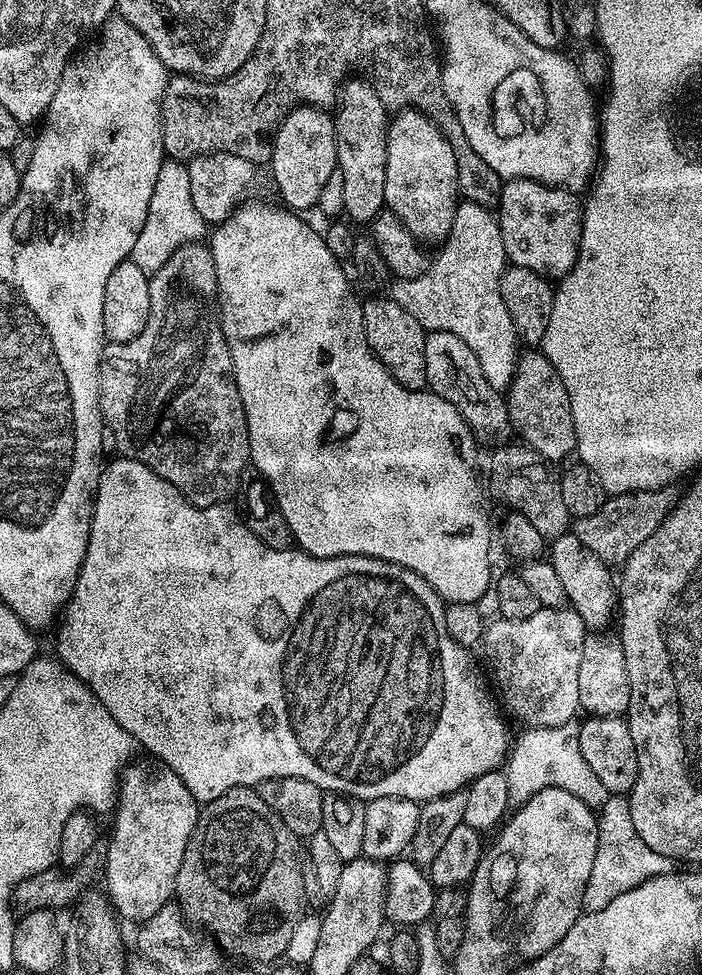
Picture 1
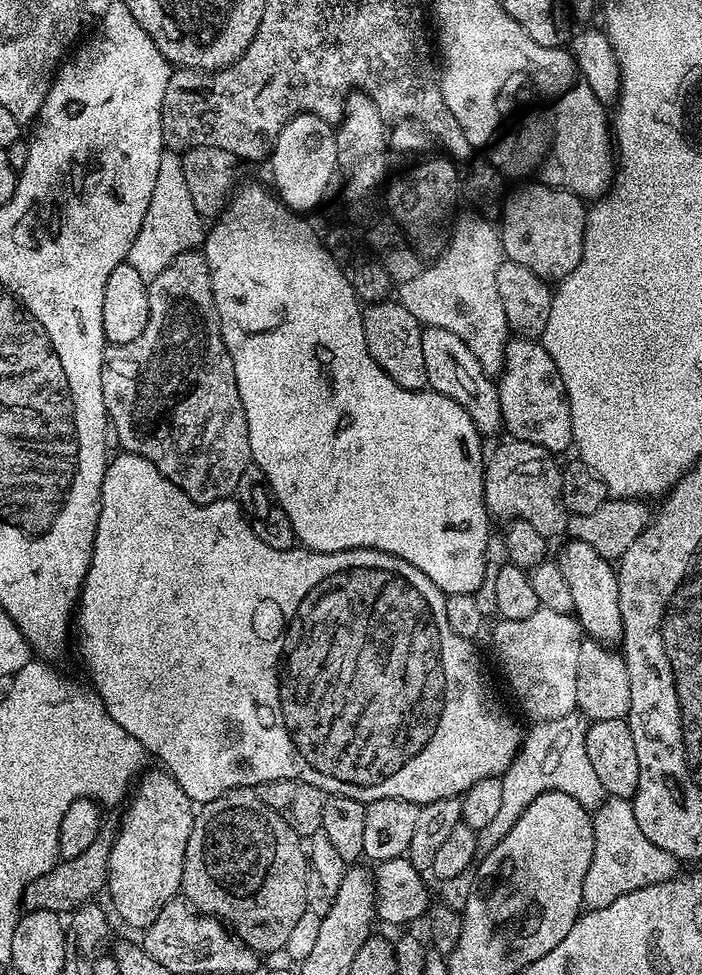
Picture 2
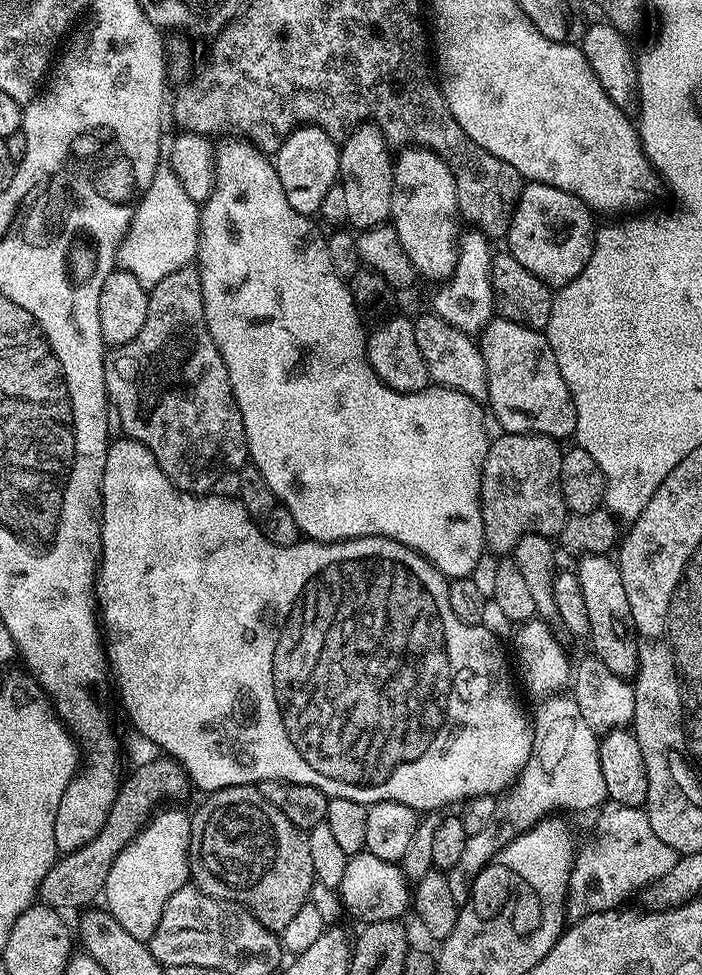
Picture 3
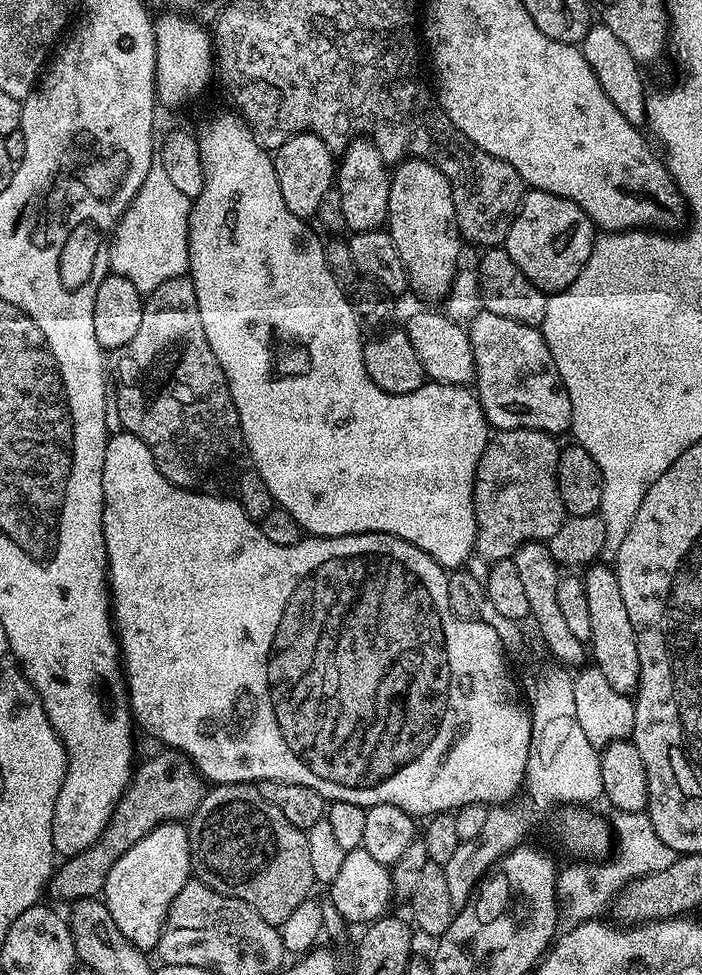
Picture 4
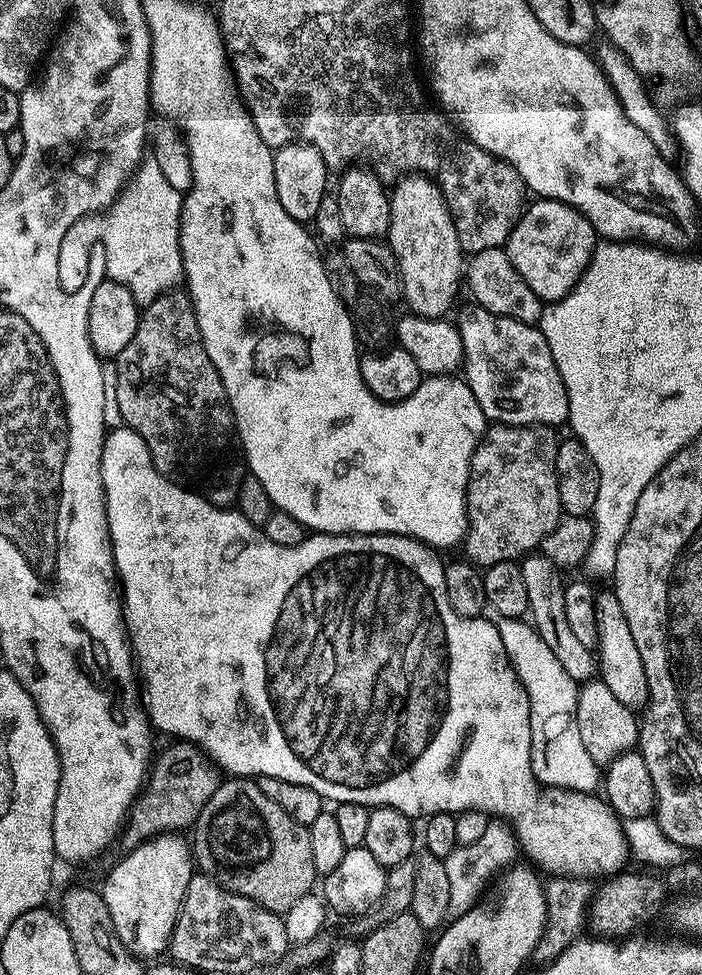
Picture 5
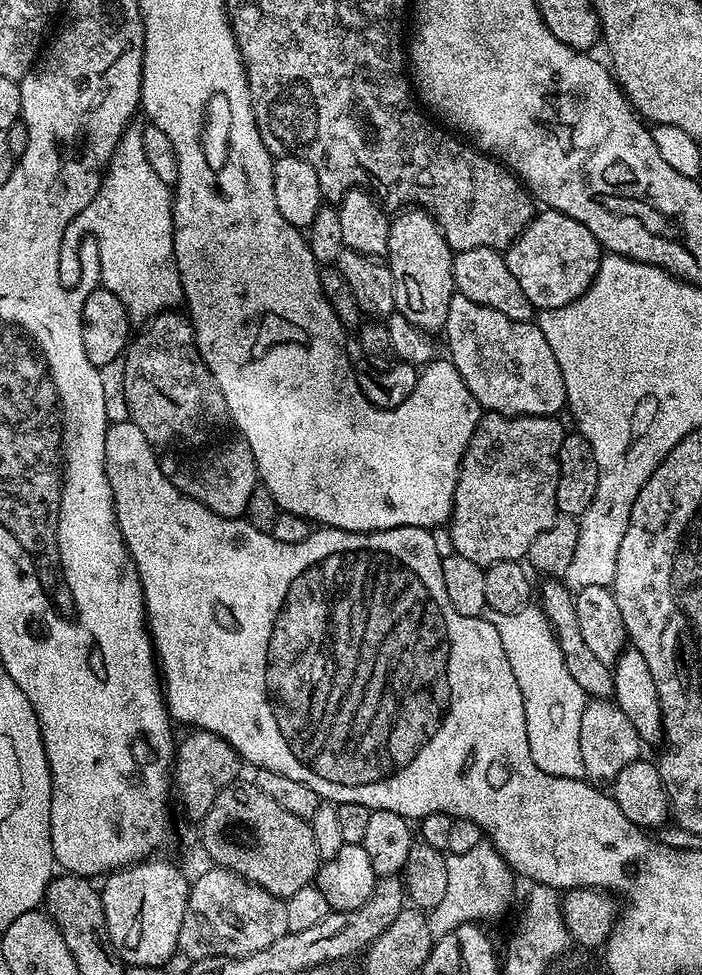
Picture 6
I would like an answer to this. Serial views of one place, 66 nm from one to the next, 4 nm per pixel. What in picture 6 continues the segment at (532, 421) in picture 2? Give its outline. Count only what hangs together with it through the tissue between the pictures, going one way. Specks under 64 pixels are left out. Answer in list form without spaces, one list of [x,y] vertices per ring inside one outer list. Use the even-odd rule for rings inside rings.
[[[454,294],[450,298],[450,314],[446,314],[442,332],[448,335],[448,352],[452,355],[450,363],[454,371],[462,374],[469,397],[475,403],[477,400],[481,409],[500,412],[504,416],[556,416],[559,408],[565,407],[564,379],[558,358],[554,358],[550,342],[546,342],[542,330],[535,323],[514,322],[506,318],[506,314],[498,314],[498,310],[490,310],[490,306]]]

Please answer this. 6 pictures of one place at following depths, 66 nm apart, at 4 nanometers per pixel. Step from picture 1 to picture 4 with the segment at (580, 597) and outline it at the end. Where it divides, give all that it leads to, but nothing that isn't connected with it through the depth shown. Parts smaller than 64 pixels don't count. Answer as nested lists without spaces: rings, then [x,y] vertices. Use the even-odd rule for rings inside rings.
[[[600,562],[593,563],[582,576],[586,604],[590,610],[590,656],[595,667],[606,674],[606,680],[615,689],[625,694],[635,693],[640,686],[640,663],[638,646],[634,638],[634,626],[630,626],[630,614],[626,614],[626,602],[622,602],[622,590],[618,590],[618,578],[611,567],[604,567]]]

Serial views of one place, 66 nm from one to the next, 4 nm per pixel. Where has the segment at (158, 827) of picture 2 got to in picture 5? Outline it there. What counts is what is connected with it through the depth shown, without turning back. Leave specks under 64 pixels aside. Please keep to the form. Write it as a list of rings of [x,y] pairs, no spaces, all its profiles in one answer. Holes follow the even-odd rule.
[[[161,834],[131,849],[104,880],[102,895],[116,937],[137,958],[156,956],[172,943],[172,931],[180,916],[180,907],[190,878],[194,875],[194,857],[189,845],[176,834]]]

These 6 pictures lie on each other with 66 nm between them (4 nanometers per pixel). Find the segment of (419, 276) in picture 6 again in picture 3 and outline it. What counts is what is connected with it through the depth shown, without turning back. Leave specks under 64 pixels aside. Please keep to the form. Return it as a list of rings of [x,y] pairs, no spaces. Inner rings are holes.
[[[408,146],[394,160],[394,191],[390,223],[402,242],[402,250],[414,262],[417,273],[428,280],[443,282],[456,269],[458,255],[458,209],[456,179],[448,163],[429,148]]]

